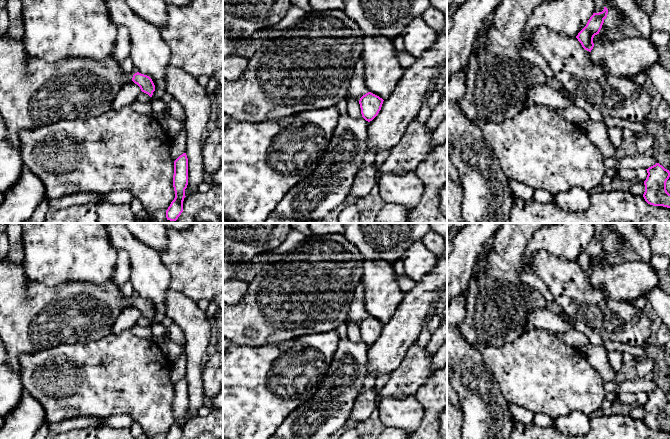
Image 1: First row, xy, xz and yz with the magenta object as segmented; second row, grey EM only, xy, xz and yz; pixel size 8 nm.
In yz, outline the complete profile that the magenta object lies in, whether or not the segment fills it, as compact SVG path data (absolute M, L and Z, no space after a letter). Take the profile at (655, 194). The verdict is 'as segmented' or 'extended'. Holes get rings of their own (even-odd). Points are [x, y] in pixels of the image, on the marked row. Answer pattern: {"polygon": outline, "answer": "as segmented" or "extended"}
{"polygon": "M659 163L646 170L648 175L644 181L645 192L643 194L645 201L653 206L670 208L670 194L666 190L666 182L670 177L669 170Z", "answer": "as segmented"}

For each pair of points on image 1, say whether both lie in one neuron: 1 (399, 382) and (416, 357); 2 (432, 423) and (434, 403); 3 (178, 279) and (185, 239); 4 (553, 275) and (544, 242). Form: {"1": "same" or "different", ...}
{"1": "same", "2": "same", "3": "same", "4": "different"}

